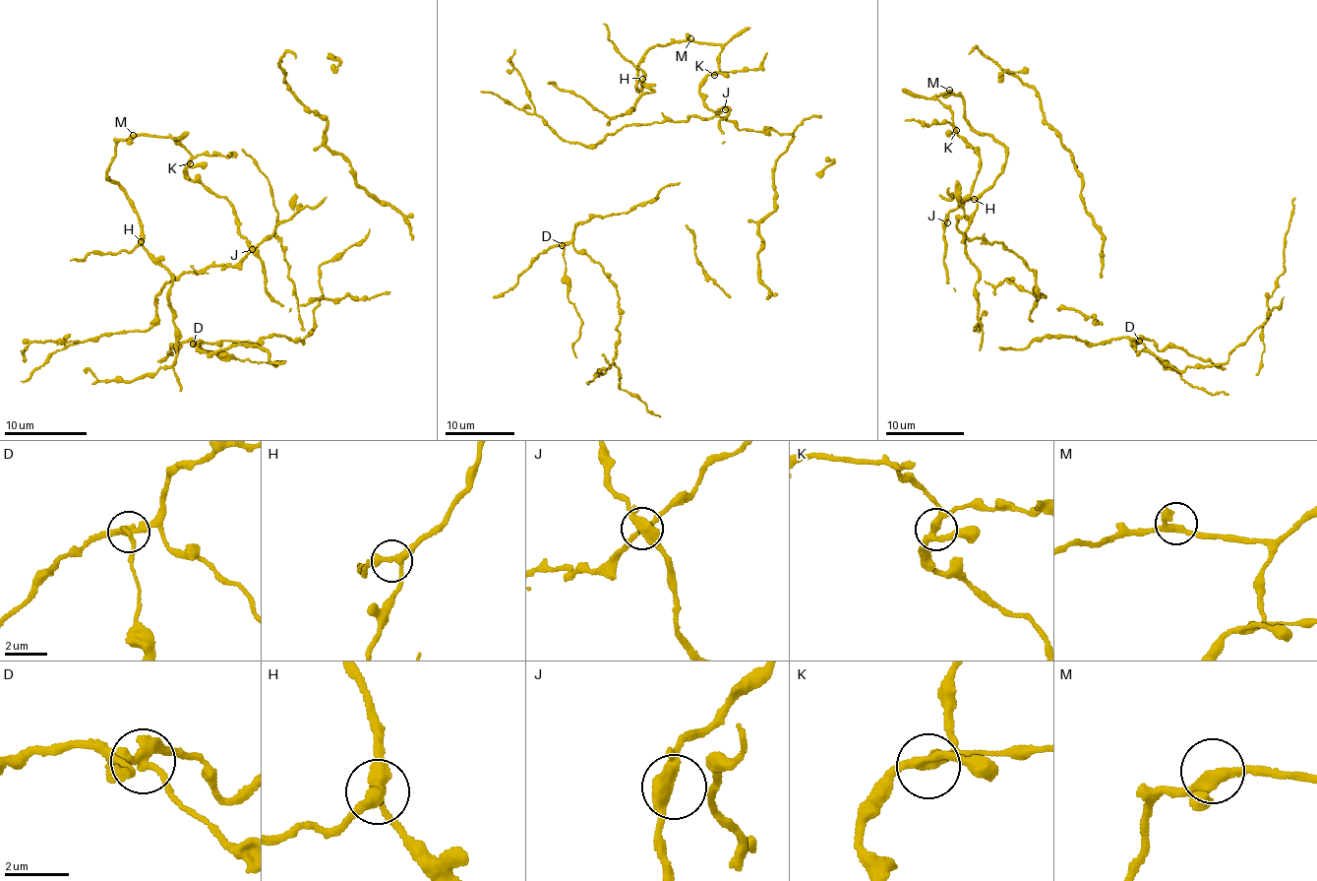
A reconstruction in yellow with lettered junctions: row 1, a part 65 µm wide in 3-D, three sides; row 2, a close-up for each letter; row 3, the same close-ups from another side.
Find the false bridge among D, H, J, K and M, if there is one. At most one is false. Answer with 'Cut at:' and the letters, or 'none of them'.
Cut at: D

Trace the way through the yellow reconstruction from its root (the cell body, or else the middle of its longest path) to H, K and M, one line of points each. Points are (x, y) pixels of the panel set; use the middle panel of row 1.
H: (720, 125), (729, 111), (708, 110), (700, 91), (720, 71), (720, 45), (654, 45), (642, 79)
K: (720, 125), (720, 118), (729, 111), (724, 106), (718, 115), (708, 110), (700, 91), (704, 79), (714, 75)
M: (720, 125), (729, 111), (708, 110), (700, 91), (704, 79), (720, 71), (720, 45), (690, 38)

